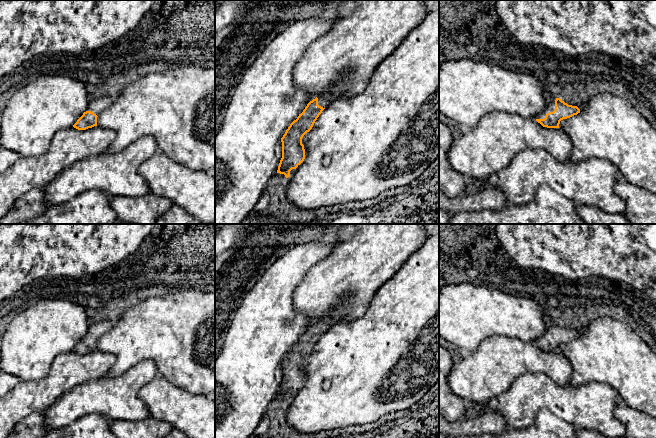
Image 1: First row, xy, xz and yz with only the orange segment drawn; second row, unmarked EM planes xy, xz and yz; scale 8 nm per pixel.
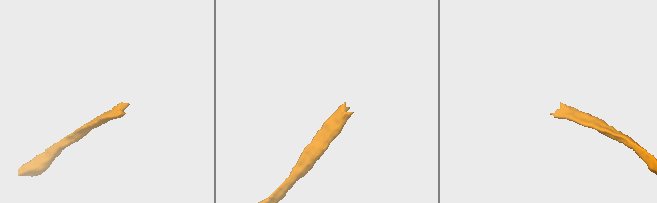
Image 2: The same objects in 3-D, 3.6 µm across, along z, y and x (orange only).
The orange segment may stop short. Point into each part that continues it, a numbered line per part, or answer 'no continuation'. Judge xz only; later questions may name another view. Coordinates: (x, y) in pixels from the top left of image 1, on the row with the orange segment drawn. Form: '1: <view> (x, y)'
1: xz (324, 99)

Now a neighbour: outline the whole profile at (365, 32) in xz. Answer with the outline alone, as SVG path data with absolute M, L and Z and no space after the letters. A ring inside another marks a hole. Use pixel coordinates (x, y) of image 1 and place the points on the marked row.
M336 0L336 21L322 36L309 45L307 51L296 63L293 78L295 86L305 90L310 101L328 92L330 102L361 93L377 66L392 54L405 37L425 19L428 9L426 0Z

